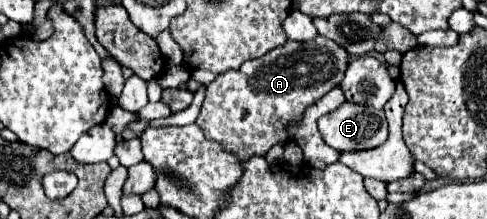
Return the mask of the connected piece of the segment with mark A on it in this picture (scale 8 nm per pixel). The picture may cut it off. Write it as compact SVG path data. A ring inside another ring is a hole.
M325 36L303 44L285 42L285 46L269 50L263 58L245 62L239 70L219 74L207 86L197 126L241 162L255 154L267 156L275 144L291 140L287 128L301 122L307 106L341 84L347 58L345 48Z

